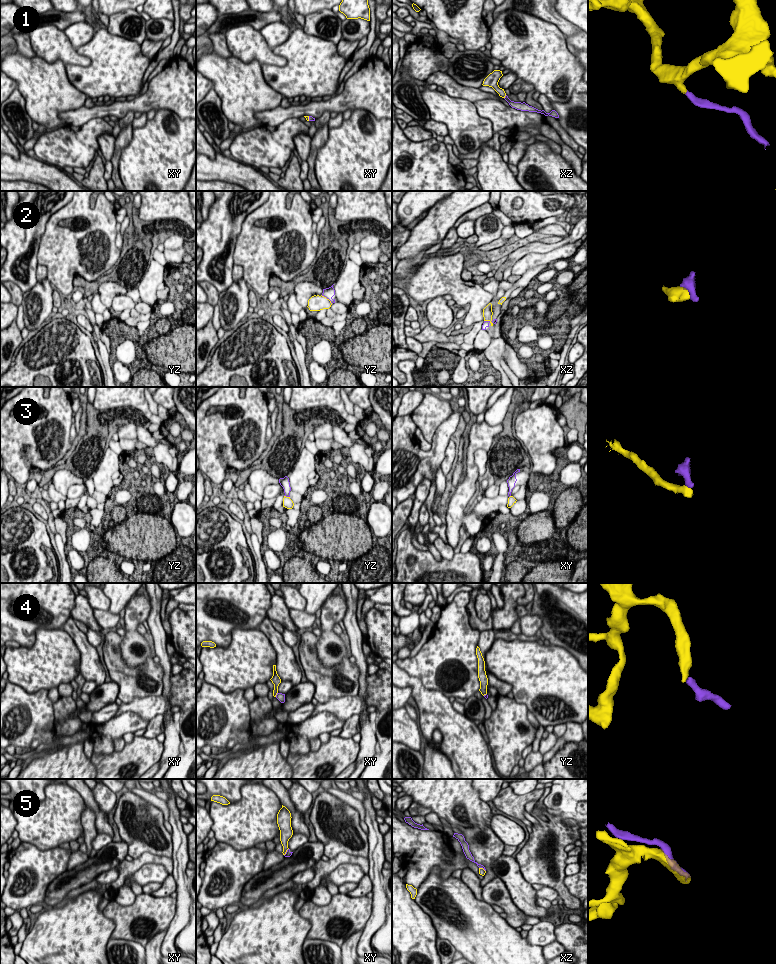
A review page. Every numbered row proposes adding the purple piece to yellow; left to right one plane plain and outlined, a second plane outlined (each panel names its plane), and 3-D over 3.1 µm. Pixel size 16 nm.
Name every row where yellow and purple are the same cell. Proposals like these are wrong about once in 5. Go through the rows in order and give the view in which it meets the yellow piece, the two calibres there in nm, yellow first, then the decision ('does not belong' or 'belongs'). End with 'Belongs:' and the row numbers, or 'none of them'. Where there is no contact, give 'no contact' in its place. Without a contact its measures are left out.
1: meets yellow in xz; 120 nm thick on the yellow side, 130 nm on the other; belongs
2: meets yellow in yz; 260 nm thick on the yellow side, 160 nm on the other; does not belong
3: meets yellow in yz; 160 nm thick on the yellow side, 160 nm on the other; does not belong
4: meets yellow in xy; 140 nm thick on the yellow side, 130 nm on the other; does not belong
5: meets yellow in xy; 160 nm thick on the yellow side, 90 nm on the other; does not belong
Belongs: 1

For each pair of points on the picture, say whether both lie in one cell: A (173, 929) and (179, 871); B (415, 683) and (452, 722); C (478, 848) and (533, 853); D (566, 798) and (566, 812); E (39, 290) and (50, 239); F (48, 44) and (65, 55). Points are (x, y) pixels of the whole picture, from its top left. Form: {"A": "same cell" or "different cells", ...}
{"A": "same cell", "B": "same cell", "C": "different cells", "D": "same cell", "E": "different cells", "F": "same cell"}

